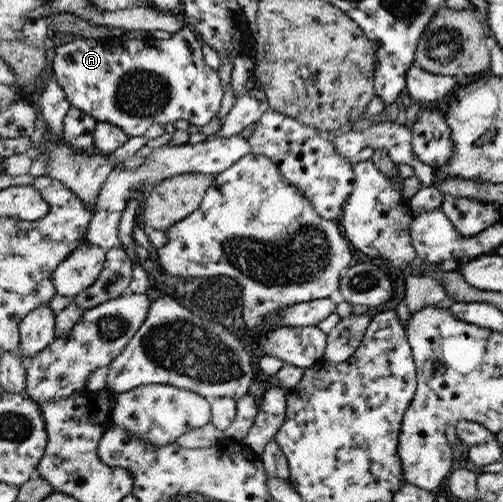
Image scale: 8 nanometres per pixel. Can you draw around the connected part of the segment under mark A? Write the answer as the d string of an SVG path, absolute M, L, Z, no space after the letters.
M189 25L171 34L169 39L158 39L154 33L146 39L134 43L133 53L121 43L118 36L108 39L79 38L60 44L53 60L54 77L68 93L68 99L74 107L95 116L99 122L108 122L121 127L132 138L147 136L147 132L158 124L174 123L183 119L189 126L203 128L219 114L223 103L223 87L220 73L203 61L201 43Z

